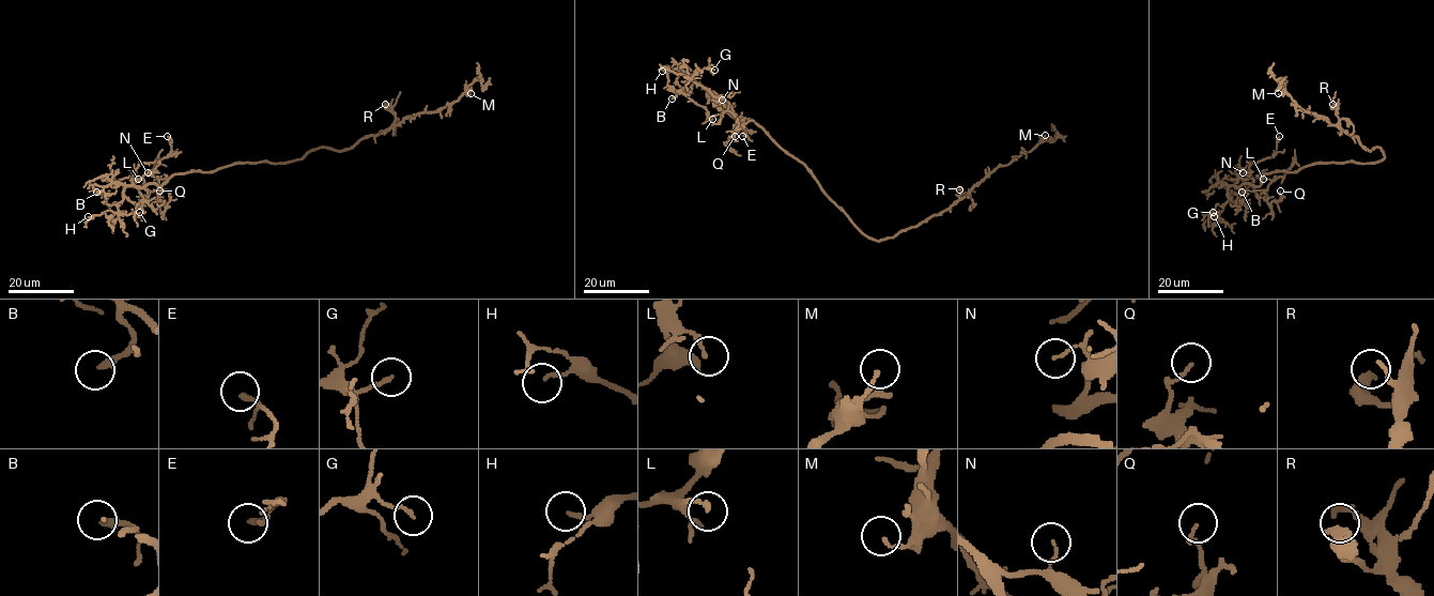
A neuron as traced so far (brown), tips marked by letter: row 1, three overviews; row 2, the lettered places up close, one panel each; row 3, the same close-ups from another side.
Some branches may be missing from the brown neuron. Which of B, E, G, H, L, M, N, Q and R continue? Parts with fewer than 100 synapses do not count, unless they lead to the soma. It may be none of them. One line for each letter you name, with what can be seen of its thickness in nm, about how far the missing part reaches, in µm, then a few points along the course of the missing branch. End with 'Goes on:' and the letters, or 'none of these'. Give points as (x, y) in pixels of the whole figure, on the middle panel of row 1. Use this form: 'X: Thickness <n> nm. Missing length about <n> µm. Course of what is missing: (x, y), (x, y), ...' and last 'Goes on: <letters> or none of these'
Goes on: none of these

